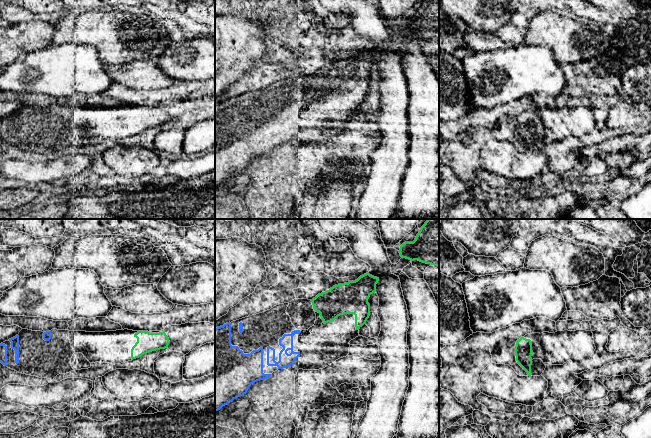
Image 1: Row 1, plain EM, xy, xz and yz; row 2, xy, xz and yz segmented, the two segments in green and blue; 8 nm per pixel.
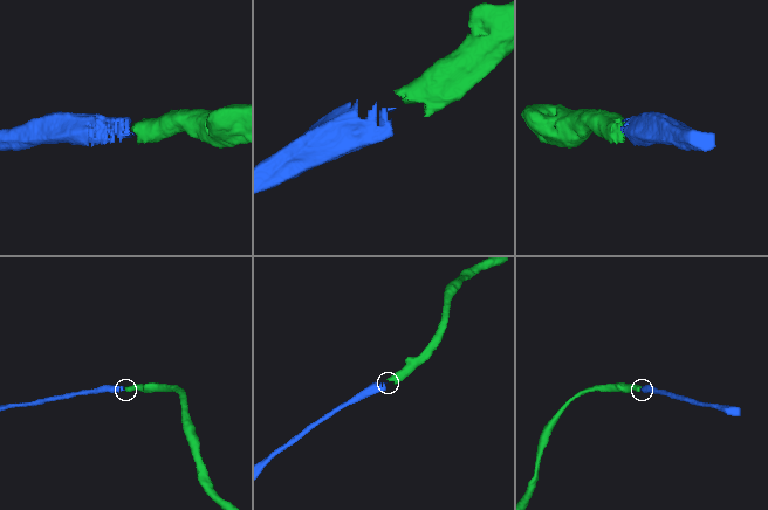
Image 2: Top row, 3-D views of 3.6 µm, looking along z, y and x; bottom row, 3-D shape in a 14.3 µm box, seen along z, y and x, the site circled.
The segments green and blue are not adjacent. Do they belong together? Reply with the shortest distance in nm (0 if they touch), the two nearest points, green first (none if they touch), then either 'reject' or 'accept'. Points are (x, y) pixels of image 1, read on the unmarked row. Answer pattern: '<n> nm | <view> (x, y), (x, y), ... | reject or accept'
200 nm | xz (321, 94), (300, 107) | accept

